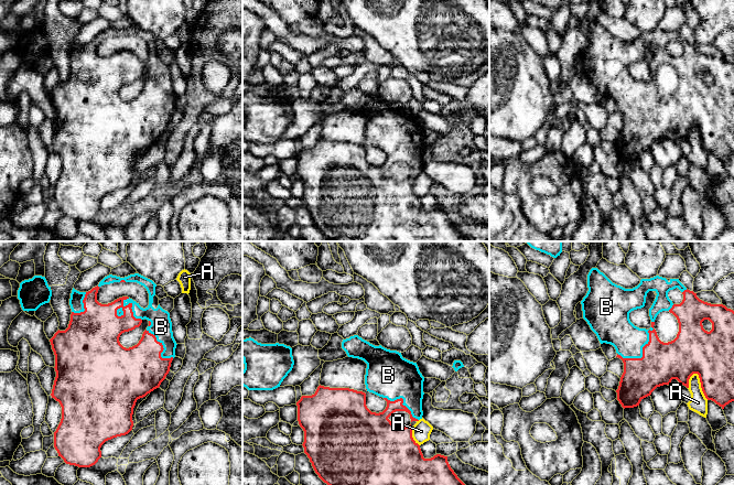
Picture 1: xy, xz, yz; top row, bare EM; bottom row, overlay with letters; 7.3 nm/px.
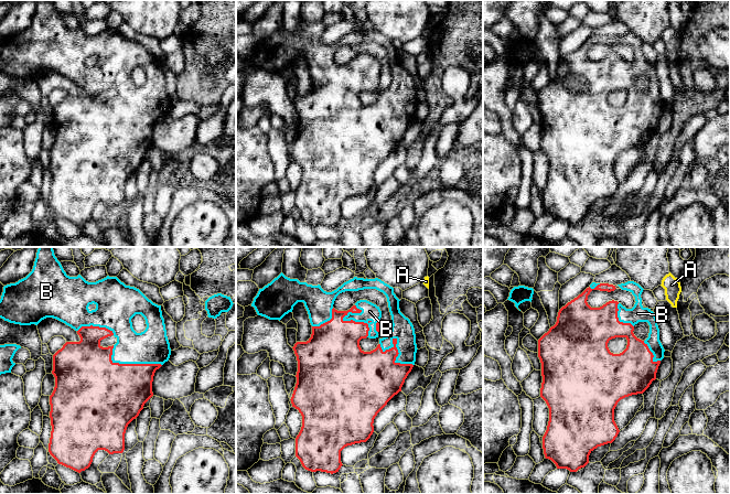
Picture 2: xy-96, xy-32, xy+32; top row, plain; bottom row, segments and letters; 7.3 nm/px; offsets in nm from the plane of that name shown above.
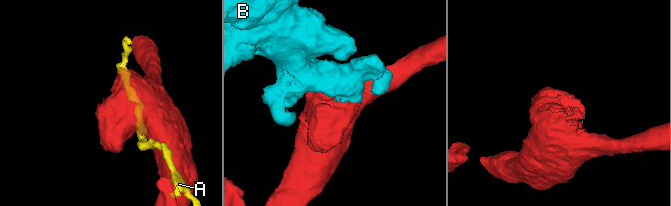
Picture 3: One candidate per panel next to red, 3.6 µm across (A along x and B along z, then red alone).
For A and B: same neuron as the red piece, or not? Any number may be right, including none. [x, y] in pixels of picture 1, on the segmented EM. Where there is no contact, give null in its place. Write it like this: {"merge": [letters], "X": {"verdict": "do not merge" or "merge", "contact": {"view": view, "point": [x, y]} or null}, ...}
{"merge": ["B"], "A": {"verdict": "do not merge", "contact": {"view": "yz", "point": [701, 385]}}, "B": {"verdict": "merge", "contact": {"view": "xy", "point": [131, 306]}}}

